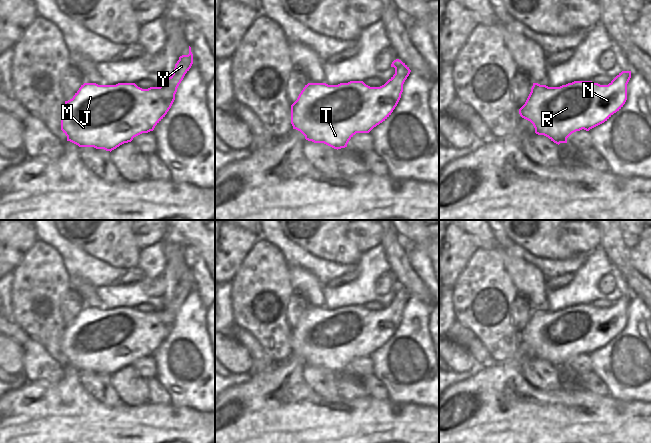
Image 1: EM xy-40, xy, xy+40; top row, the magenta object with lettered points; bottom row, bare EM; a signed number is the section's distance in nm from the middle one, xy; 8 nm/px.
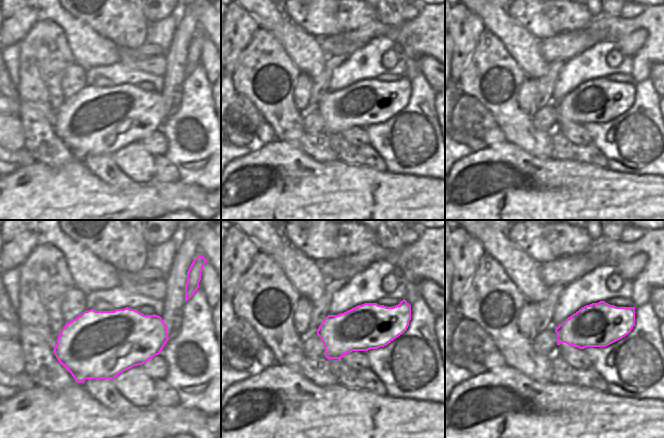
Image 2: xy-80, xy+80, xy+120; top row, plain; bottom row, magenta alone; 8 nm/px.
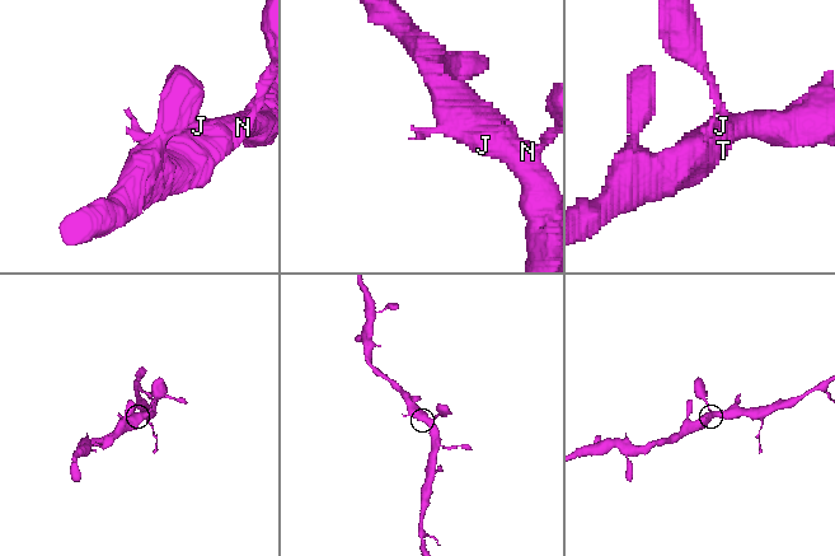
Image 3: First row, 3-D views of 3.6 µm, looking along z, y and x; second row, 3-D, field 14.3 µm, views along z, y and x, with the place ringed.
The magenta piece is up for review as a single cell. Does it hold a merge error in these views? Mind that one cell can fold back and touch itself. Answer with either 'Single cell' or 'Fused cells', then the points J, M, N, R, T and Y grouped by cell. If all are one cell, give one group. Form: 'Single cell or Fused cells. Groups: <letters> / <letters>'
Single cell. Groups: J M N R T Y

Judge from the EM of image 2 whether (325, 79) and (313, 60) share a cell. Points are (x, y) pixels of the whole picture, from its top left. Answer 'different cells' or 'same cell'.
different cells

